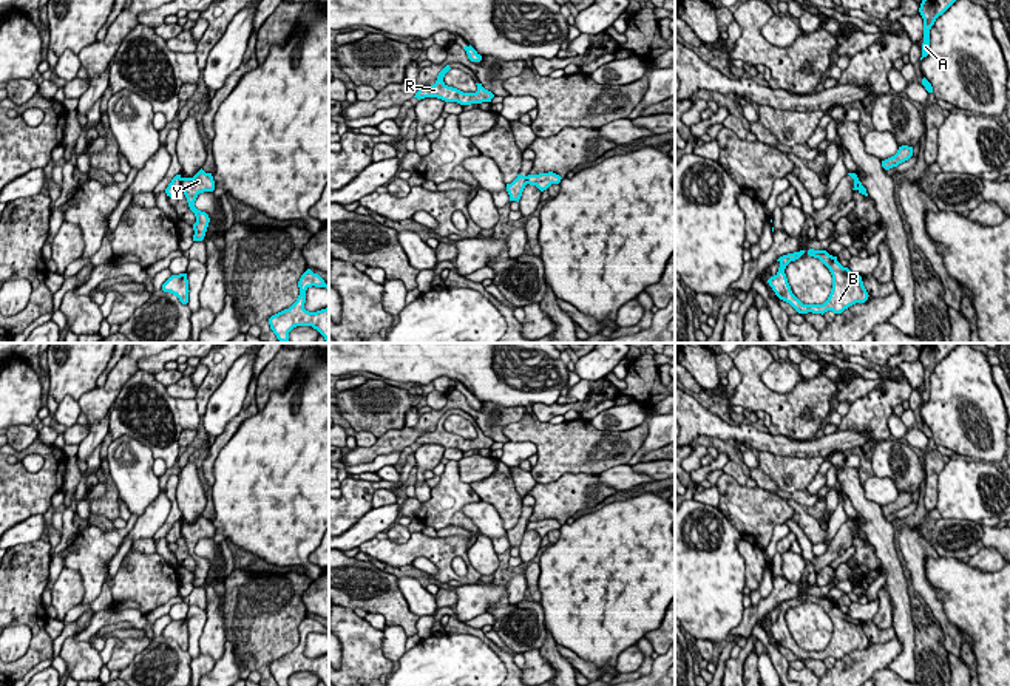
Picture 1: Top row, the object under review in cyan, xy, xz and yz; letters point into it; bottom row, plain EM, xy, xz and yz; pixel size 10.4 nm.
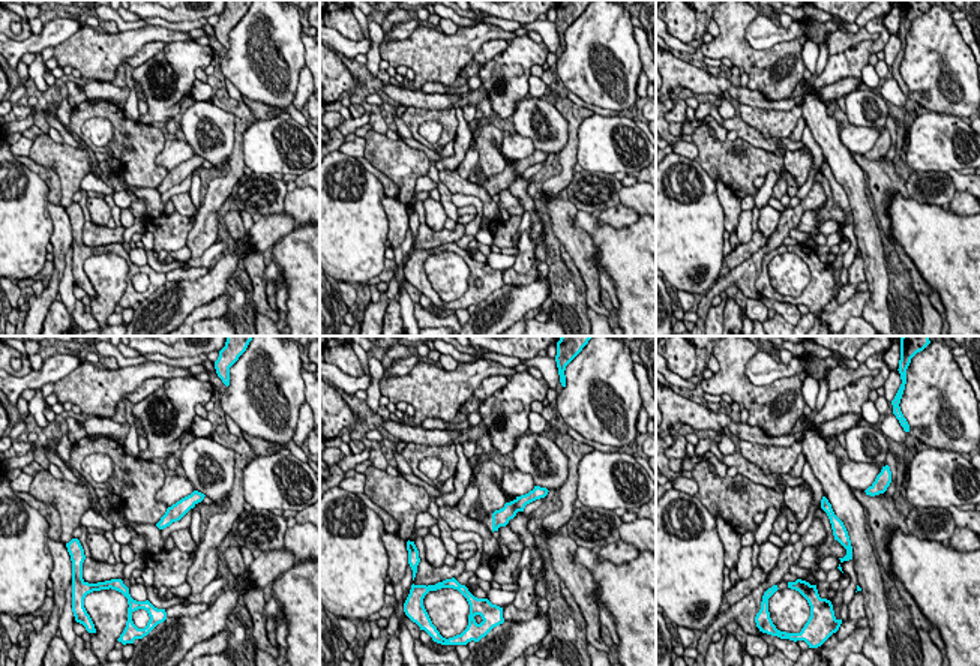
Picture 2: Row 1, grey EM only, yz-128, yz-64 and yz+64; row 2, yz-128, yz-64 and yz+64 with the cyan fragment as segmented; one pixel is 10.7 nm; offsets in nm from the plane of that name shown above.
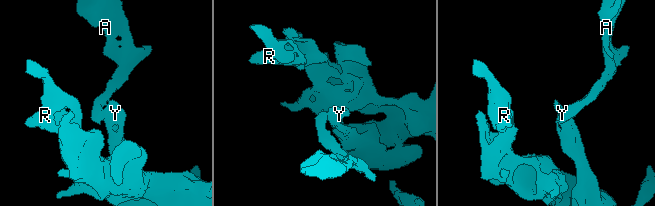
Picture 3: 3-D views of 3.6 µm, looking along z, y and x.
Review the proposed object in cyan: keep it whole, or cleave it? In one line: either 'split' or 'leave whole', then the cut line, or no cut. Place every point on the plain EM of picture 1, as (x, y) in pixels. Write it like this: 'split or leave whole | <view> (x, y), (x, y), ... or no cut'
split | xy (179, 524), (181, 535)

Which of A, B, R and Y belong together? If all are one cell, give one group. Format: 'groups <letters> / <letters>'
groups A / B R Y

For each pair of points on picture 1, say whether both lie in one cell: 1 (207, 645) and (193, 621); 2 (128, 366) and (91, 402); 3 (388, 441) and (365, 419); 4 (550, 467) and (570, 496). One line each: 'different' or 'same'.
1: different
2: same
3: different
4: different

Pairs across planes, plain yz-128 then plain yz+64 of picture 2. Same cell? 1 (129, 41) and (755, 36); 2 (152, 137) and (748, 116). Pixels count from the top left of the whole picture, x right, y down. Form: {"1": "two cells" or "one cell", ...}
{"1": "two cells", "2": "one cell"}

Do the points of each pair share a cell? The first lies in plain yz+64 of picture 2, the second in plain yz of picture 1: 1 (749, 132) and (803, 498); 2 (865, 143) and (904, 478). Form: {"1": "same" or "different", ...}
{"1": "same", "2": "different"}

